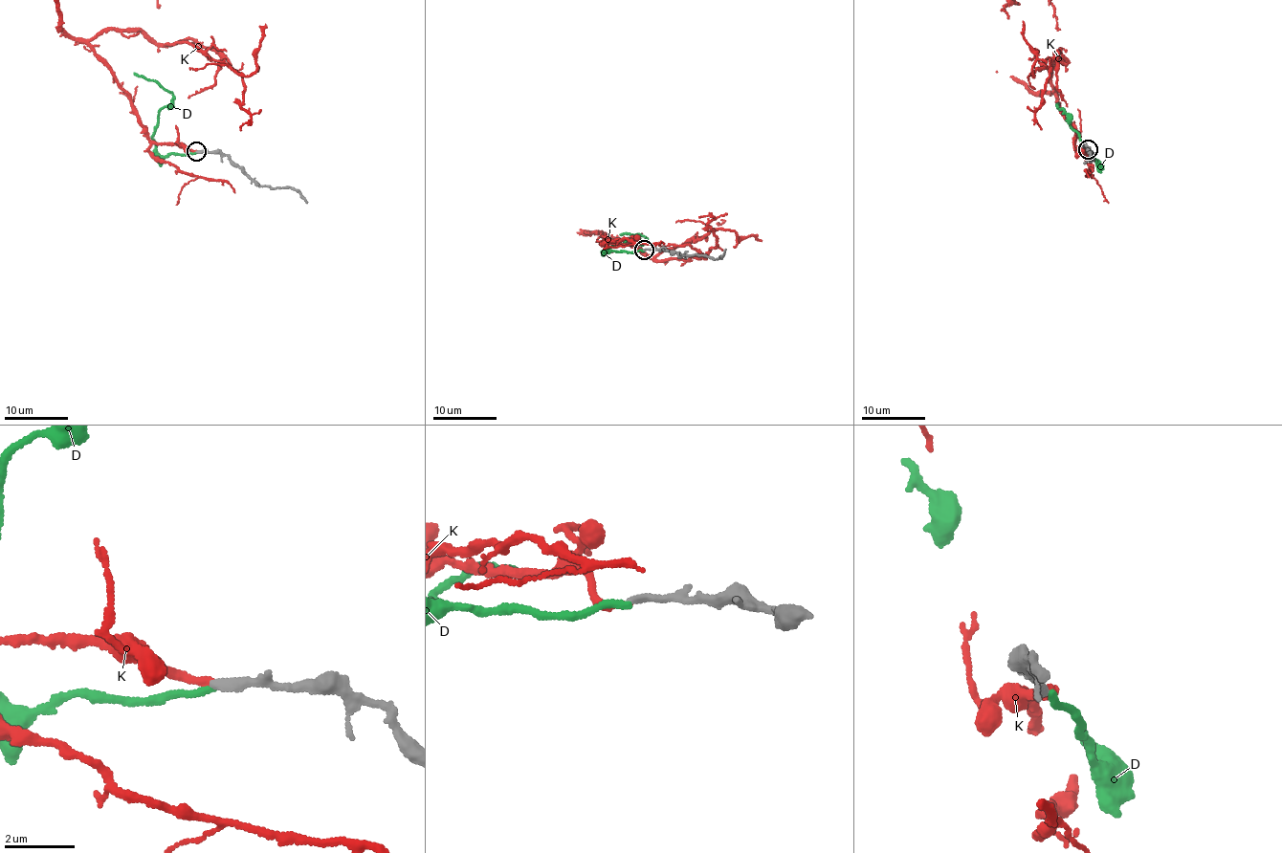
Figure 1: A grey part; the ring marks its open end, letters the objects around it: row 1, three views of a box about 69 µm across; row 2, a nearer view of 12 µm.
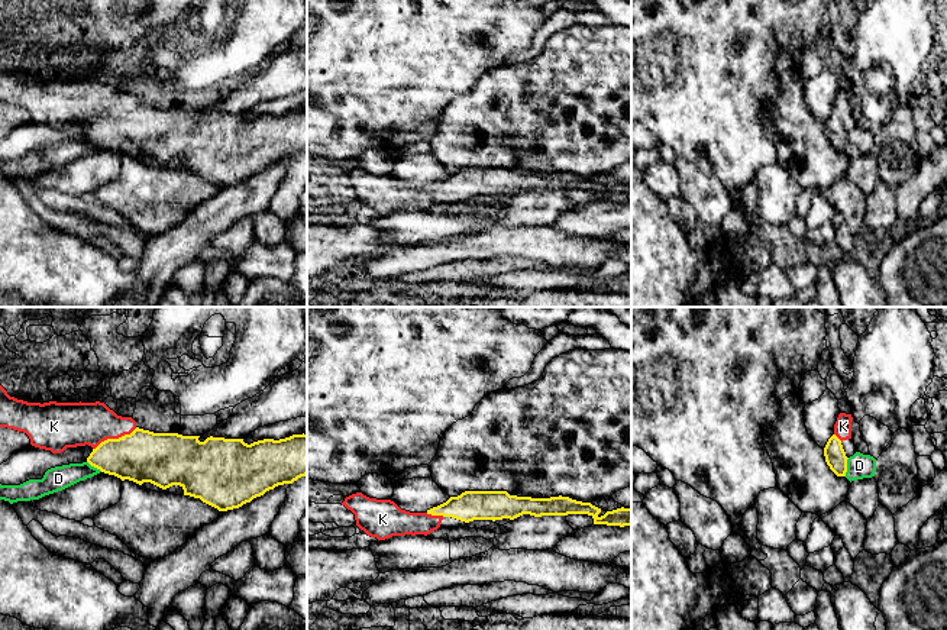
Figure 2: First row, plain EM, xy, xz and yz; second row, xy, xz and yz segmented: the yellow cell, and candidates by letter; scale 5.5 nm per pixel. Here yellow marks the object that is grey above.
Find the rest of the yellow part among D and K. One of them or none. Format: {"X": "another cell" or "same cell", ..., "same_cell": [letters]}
{"D": "another cell", "K": "same cell", "same_cell": ["K"]}

